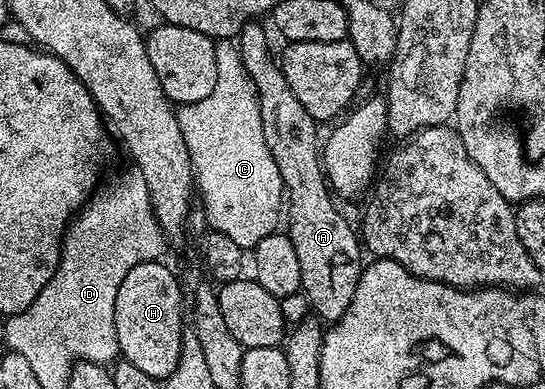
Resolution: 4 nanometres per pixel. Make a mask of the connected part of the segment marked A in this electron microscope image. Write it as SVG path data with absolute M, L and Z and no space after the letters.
M249 23L239 31L239 57L259 96L265 146L269 146L269 154L273 154L273 162L277 162L277 170L283 179L285 235L293 242L293 250L297 250L303 283L301 291L307 295L311 311L318 319L334 322L349 310L349 302L353 302L357 282L365 267L361 236L356 229L355 232L351 229L350 222L339 213L340 205L333 199L321 163L321 136L319 140L319 132L315 129L318 128L317 121L305 106L301 106L297 94L289 90L280 61L271 60L271 44L267 41L266 30L259 24L262 23Z

